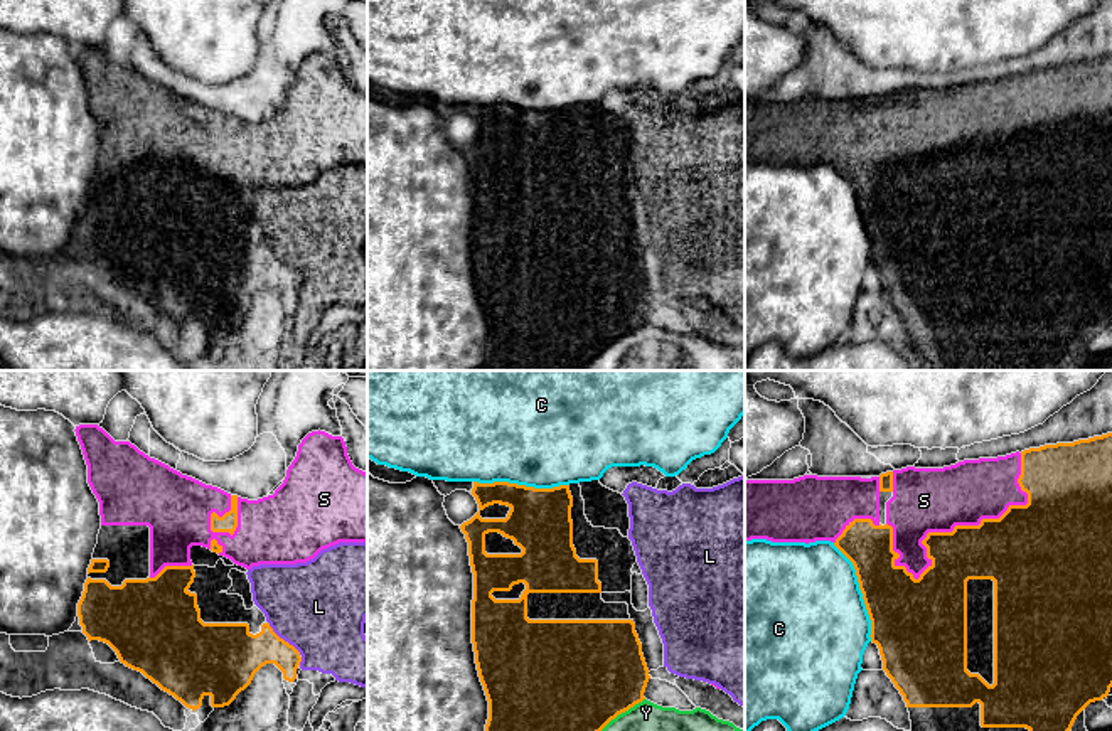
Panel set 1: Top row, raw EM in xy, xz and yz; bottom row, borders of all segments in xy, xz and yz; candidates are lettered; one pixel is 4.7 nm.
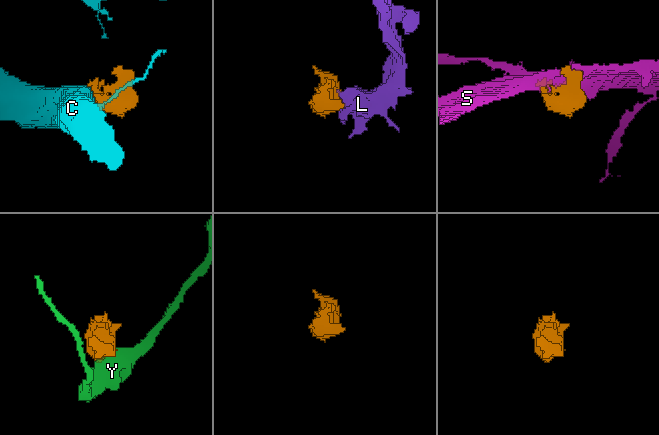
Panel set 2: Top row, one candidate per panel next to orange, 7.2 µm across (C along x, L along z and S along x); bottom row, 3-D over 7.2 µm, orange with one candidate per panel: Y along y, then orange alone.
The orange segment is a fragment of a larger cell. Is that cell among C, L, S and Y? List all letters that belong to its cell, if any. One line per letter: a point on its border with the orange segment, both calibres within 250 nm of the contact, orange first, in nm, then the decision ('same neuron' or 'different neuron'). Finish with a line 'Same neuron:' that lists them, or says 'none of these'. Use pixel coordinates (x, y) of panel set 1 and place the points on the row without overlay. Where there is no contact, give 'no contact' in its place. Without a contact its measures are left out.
C: meets orange in yz at (861, 214); 360 nm thick on the orange side, 500 nm on the other; different neuron
L: meets orange in xy at (282, 261); 280 nm thick on the orange side, 440 nm on the other; different neuron
S: meets orange in yz at (967, 149); 340 nm thick on the orange side, 300 nm on the other; same neuron
Y: meets orange in xz at (612, 341); 500 nm thick on the orange side, 400 nm on the other; different neuron
Same neuron: S

